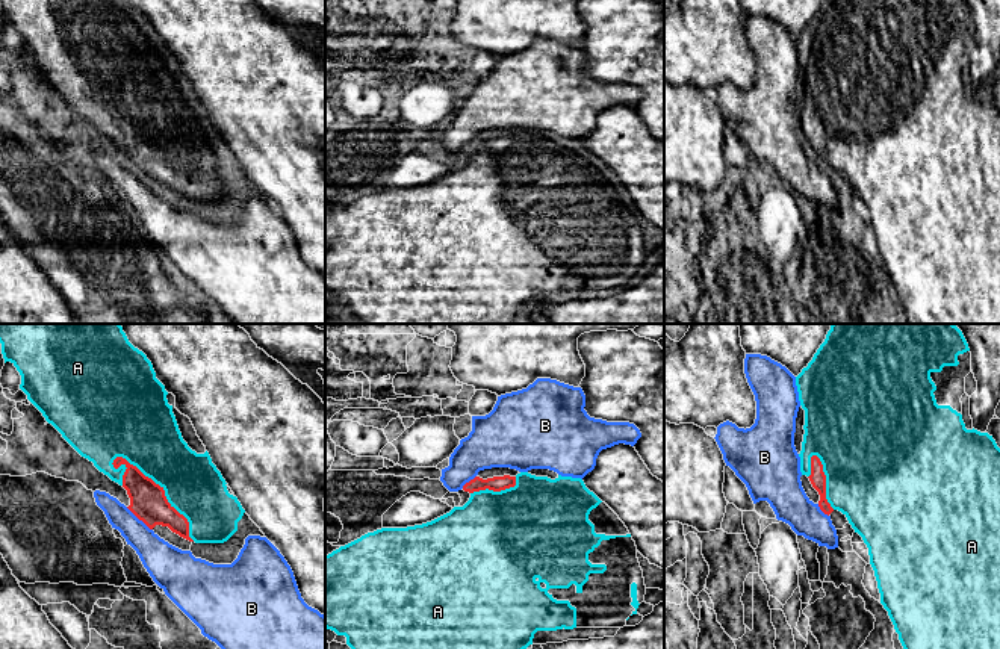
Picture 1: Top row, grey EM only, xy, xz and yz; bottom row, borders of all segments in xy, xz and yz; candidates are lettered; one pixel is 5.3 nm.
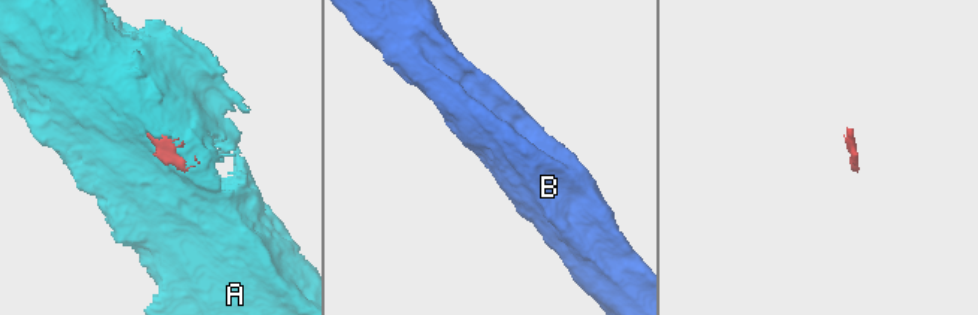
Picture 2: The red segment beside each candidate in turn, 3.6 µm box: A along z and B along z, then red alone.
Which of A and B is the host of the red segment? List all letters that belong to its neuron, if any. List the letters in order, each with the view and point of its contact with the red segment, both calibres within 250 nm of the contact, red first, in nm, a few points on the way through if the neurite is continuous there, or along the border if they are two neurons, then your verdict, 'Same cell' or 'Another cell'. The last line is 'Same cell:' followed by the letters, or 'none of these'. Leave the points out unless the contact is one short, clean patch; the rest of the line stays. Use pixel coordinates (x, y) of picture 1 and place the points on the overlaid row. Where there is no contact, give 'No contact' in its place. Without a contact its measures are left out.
A: Touches red at xy (164, 492). Thickness 190 nm (red) against 320 nm. Same cell
B: Touches red at xy (139, 519). Thickness 190 nm (red) against 190 nm. Another cell
Same cell: A

